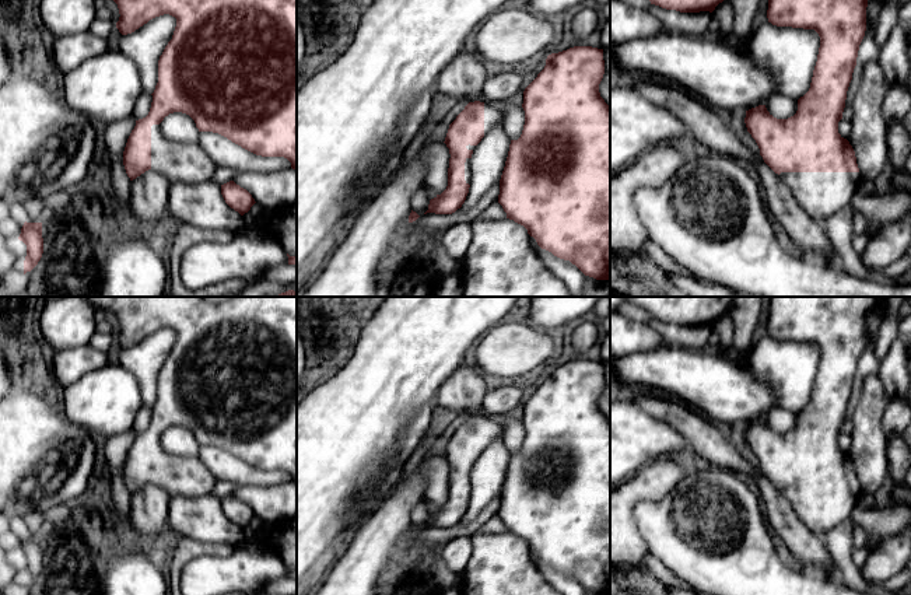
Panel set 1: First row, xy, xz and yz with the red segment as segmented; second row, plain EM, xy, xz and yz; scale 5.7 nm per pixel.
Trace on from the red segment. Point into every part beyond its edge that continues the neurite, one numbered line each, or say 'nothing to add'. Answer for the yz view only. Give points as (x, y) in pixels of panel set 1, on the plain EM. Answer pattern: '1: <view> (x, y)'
1: yz (820, 508)

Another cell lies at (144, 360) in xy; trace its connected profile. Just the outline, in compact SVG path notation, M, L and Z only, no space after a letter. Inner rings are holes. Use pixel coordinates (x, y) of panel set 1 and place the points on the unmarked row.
M164 328L150 333L119 354L119 364L132 372L140 386L143 406L153 407L158 396L158 374L172 353L176 332Z

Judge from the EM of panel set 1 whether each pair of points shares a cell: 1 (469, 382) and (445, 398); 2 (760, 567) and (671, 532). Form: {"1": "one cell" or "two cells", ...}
{"1": "one cell", "2": "one cell"}

